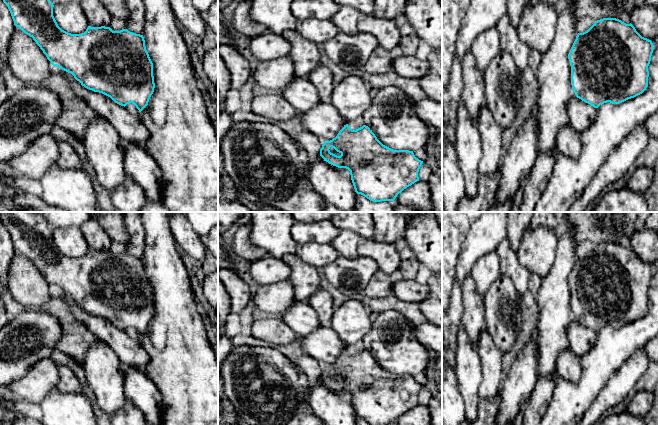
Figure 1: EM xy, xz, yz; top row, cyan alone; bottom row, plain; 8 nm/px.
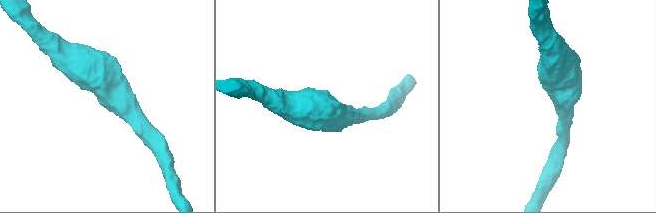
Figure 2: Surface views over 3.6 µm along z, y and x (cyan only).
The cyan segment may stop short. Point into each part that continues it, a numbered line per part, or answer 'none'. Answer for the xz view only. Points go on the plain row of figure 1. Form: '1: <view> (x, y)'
1: xz (323, 344)

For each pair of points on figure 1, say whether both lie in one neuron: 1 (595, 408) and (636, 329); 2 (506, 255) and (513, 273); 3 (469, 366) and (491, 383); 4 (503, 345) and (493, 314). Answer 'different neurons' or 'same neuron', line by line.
1: same neuron
2: same neuron
3: different neurons
4: same neuron

